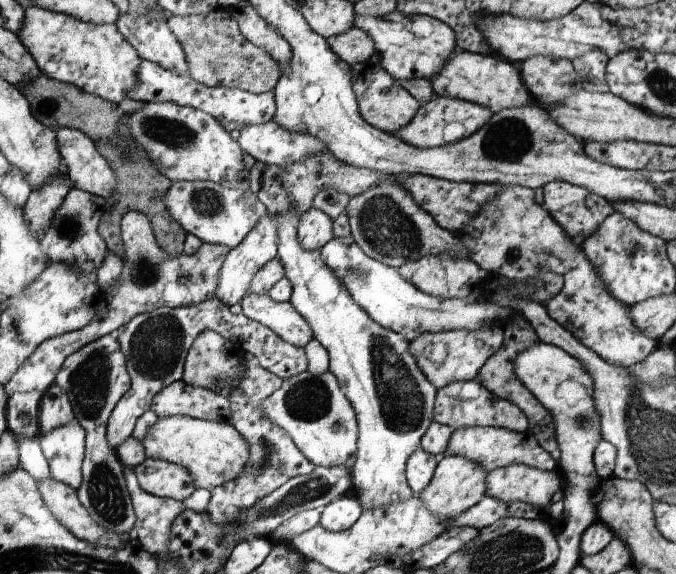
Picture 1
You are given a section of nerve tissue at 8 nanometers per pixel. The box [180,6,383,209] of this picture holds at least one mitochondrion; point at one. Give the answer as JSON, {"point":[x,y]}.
{"point":[214,65]}

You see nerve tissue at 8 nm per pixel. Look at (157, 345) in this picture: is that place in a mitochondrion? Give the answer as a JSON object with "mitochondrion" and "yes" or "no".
{"mitochondrion":"yes"}

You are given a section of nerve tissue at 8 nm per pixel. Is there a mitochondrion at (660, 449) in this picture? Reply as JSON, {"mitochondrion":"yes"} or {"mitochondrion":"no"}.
{"mitochondrion":"yes"}

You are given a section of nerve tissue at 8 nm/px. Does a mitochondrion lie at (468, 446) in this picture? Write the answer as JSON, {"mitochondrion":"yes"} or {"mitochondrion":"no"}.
{"mitochondrion":"no"}

